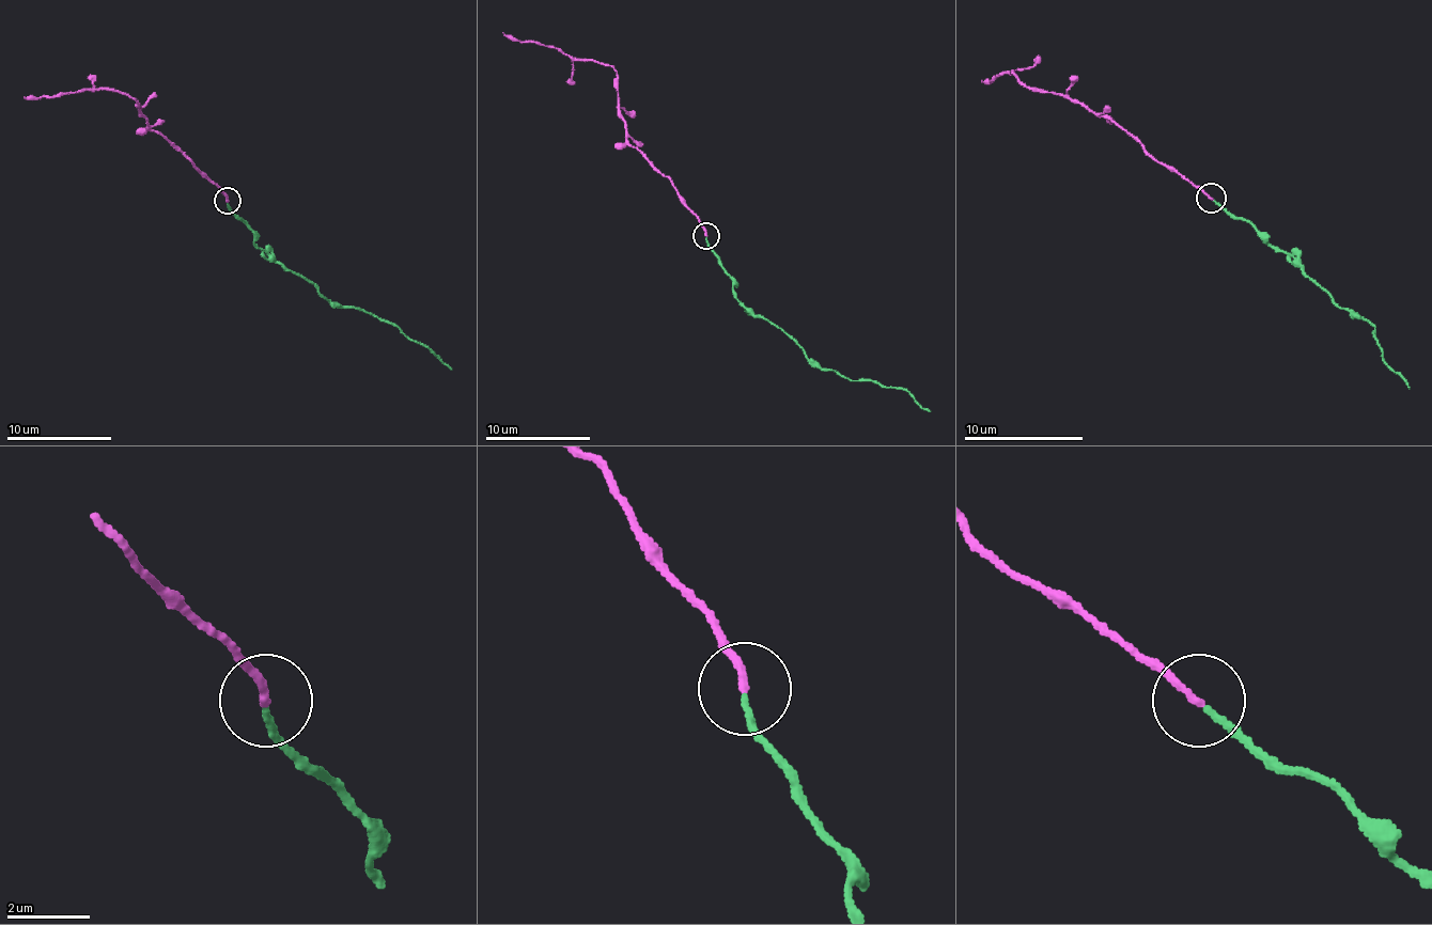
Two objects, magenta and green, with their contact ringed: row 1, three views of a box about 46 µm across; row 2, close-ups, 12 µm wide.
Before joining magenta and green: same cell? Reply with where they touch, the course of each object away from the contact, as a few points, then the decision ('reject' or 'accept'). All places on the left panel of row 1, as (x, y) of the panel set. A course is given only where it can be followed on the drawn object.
(228, 201) | magenta via (228, 201), (199, 170), (149, 127), (138, 104), (130, 96), (93, 88), (30, 98), (25, 96) | green via (228, 201), (254, 244), (270, 256), (307, 278), (331, 301), (394, 323), (452, 370) | accept

